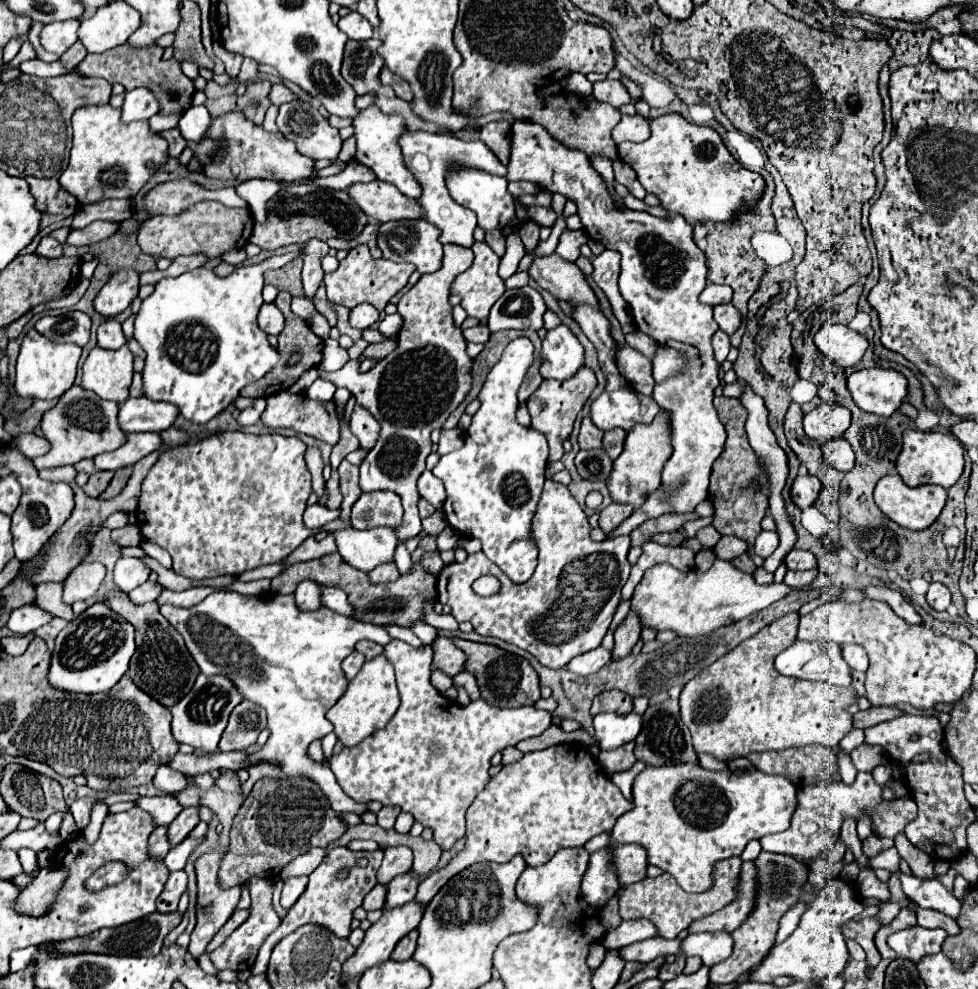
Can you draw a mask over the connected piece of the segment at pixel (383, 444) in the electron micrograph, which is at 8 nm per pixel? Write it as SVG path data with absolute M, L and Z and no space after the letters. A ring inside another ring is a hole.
M454 243L444 245L442 267L436 273L422 275L398 301L398 311L404 319L398 333L398 347L374 369L360 371L358 359L350 359L338 371L318 371L320 377L336 387L346 387L356 397L356 405L368 409L382 427L376 445L360 465L360 489L390 489L402 497L406 519L402 527L396 529L398 539L410 539L422 533L416 481L424 473L424 461L432 451L430 433L434 427L444 425L448 415L462 403L472 383L472 359L466 355L462 329L454 325L452 305L448 303L454 277L466 271L472 265L472 259L472 249ZM406 421L420 421L420 425L410 425Z

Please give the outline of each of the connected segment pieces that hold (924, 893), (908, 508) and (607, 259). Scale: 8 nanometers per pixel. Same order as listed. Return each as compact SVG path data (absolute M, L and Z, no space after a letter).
M900 873L900 881L904 887L904 893L920 907L936 909L936 911L948 913L950 917L956 917L960 913L960 901L938 879L920 881L914 875Z
M886 475L878 481L874 489L874 501L880 511L890 517L894 523L906 529L926 529L930 527L946 503L946 491L942 487L908 487L898 475Z
M604 249L598 257L592 259L594 265L594 273L592 279L598 283L598 287L608 295L614 315L618 317L622 331L630 333L636 329L636 325L632 323L632 317L628 313L628 305L624 303L624 297L618 291L618 275L620 275L620 255L612 249Z

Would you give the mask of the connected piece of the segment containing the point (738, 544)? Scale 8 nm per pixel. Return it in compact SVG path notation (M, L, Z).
M722 537L722 539L718 541L718 545L714 547L716 555L718 555L720 559L728 559L728 561L734 559L734 557L740 557L746 549L748 549L746 543L740 541L740 539L736 539L736 537Z

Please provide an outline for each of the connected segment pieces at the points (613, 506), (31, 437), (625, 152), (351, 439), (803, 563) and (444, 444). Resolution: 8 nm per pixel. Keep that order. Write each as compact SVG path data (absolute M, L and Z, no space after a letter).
M610 503L608 507L604 507L600 511L600 529L604 533L614 531L624 519L628 519L632 515L632 507L622 505L622 503Z
M18 433L12 441L28 457L40 457L50 449L50 443L44 437L38 437L36 433Z
M666 113L650 121L652 135L642 143L624 141L618 145L620 159L628 163L642 187L660 197L660 205L672 213L682 213L690 223L730 221L746 203L754 203L764 179L742 167L726 149L722 137L704 125L688 123L680 113Z
M342 425L340 429L342 429L342 431L340 431L340 441L334 445L332 455L330 455L332 469L338 469L340 461L342 461L342 459L344 459L348 453L352 453L352 451L356 451L356 449L360 447L358 439L352 435L352 431L350 431L346 425Z
M792 549L786 559L784 559L786 567L792 571L802 571L802 569L814 569L816 567L816 557L810 551L796 551Z
M454 427L454 429L442 429L440 431L440 441L438 441L438 453L450 453L454 449L460 449L464 445L464 433Z

